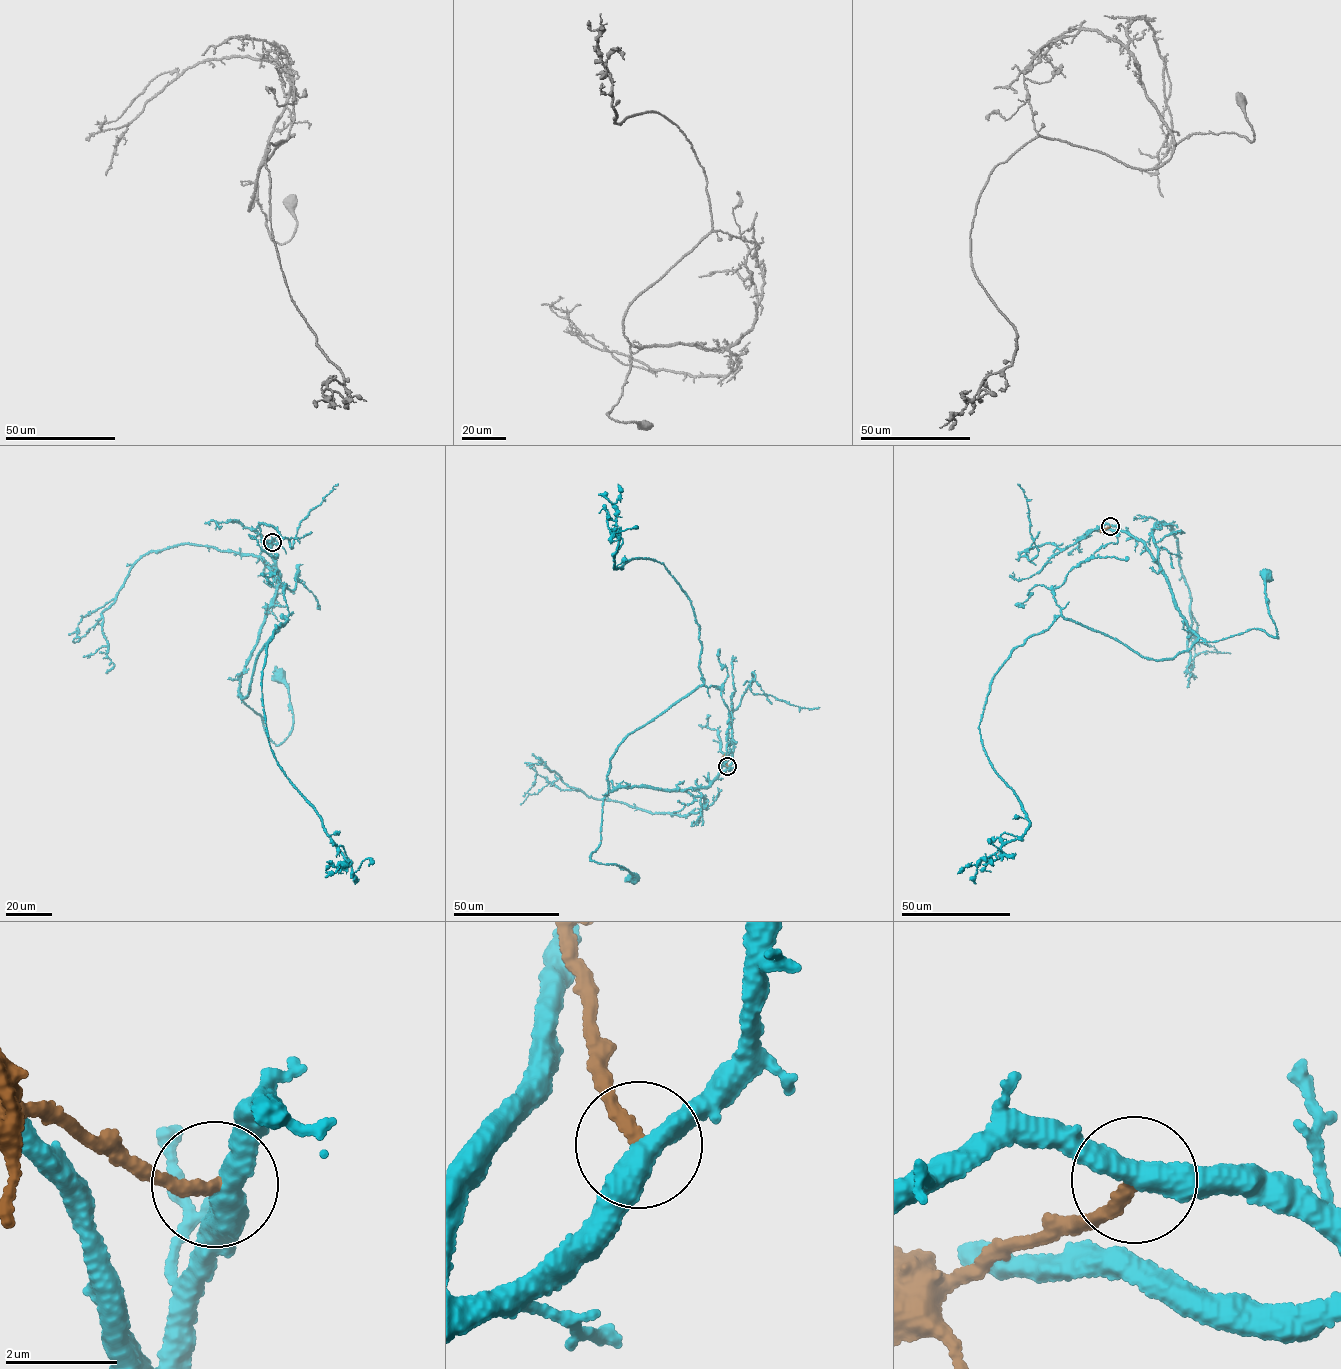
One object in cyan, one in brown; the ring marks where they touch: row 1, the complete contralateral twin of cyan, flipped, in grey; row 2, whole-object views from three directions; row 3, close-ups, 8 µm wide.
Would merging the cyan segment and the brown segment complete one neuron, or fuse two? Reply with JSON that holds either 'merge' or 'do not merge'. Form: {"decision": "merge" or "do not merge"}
{"decision": "do not merge"}

